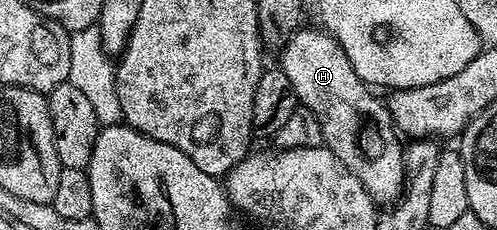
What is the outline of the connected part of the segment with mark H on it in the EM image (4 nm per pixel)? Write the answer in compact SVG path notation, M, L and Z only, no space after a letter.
M302 27L289 36L279 53L279 68L291 79L298 102L319 119L324 148L331 150L352 171L378 206L388 206L401 196L405 187L402 138L391 119L388 104L382 98L380 101L373 94L376 92L355 75L355 67L351 67L351 59L347 59L339 42L328 31L317 29Z

